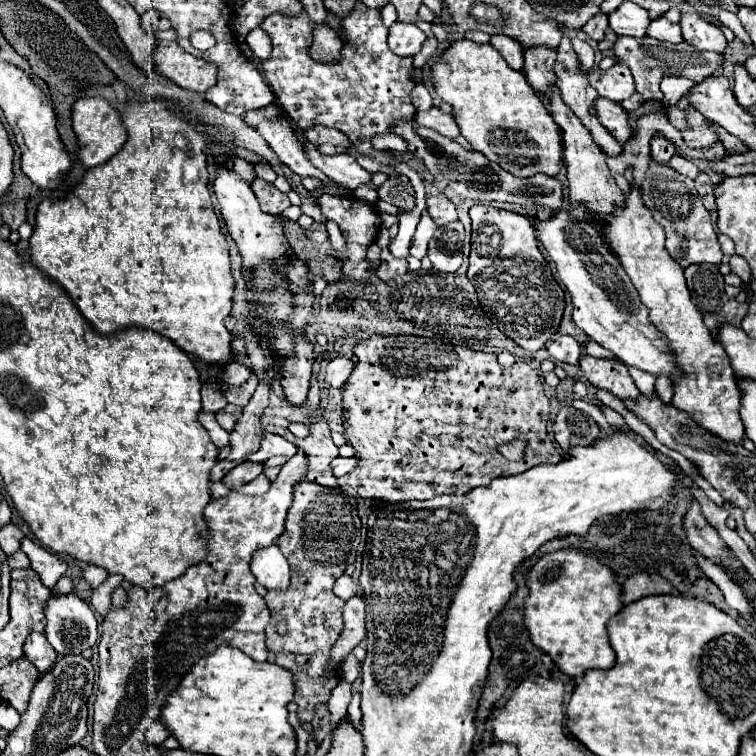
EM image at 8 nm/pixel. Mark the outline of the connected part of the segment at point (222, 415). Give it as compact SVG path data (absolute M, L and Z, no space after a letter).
M228 404L227 407L220 412L216 413L216 419L221 421L221 426L225 430L233 430L235 428L235 422L238 421L242 414L243 409L233 404Z

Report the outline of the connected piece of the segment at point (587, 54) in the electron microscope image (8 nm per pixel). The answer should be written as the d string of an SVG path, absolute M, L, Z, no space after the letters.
M571 38L571 44L573 44L573 50L577 52L577 56L579 56L579 62L581 62L581 66L583 66L583 72L589 72L591 70L591 66L593 66L593 58L595 58L595 54L593 54L593 48L585 42L585 40L581 40L581 38Z

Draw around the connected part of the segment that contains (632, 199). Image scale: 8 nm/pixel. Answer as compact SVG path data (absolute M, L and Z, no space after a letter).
M629 184L629 196L625 204L611 214L611 222L603 226L603 240L619 256L633 286L639 290L641 302L649 308L649 320L669 338L671 350L677 356L677 364L683 370L683 378L673 384L673 404L679 410L689 412L707 432L721 436L727 442L739 442L745 434L743 420L739 416L741 390L737 376L729 364L727 352L711 336L699 308L691 302L691 294L685 284L683 268L667 254L665 232L653 220L649 208L641 200L641 190Z

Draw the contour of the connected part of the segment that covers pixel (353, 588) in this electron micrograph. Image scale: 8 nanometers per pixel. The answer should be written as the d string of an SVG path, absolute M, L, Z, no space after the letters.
M341 576L337 582L335 582L335 586L333 586L333 592L339 596L339 598L343 598L343 600L349 600L349 598L353 598L353 596L357 596L357 592L359 592L359 586L353 582L353 578L349 578L349 576Z

